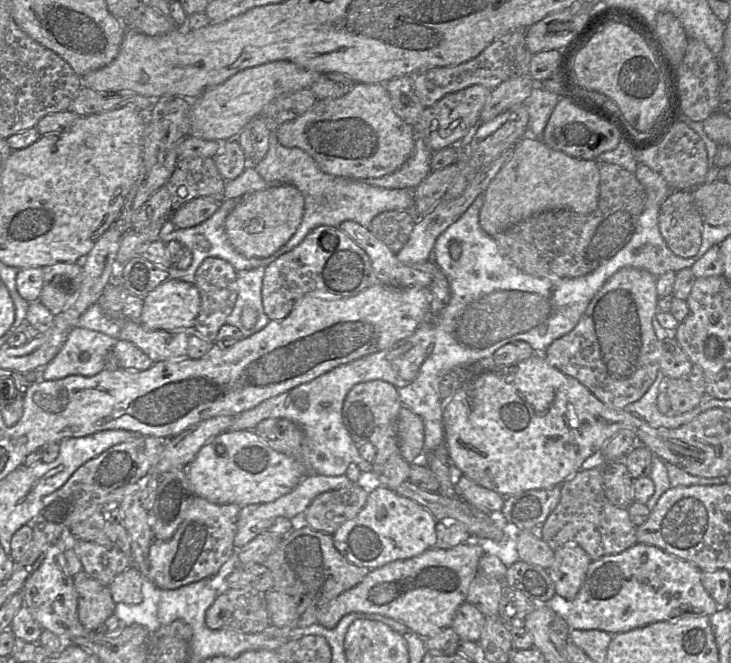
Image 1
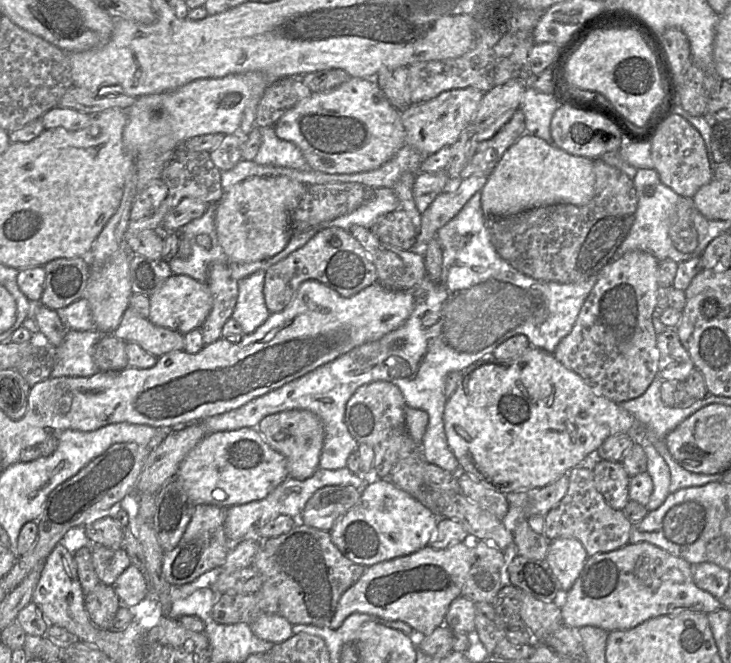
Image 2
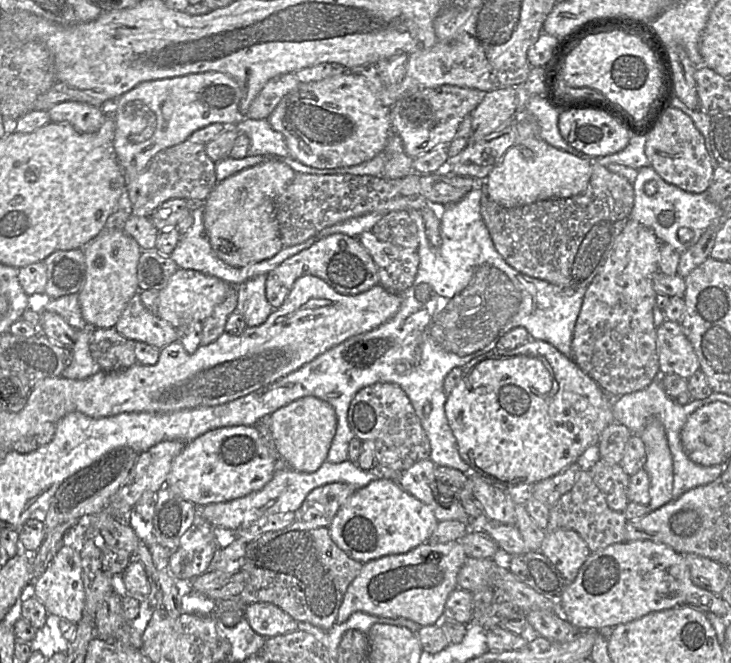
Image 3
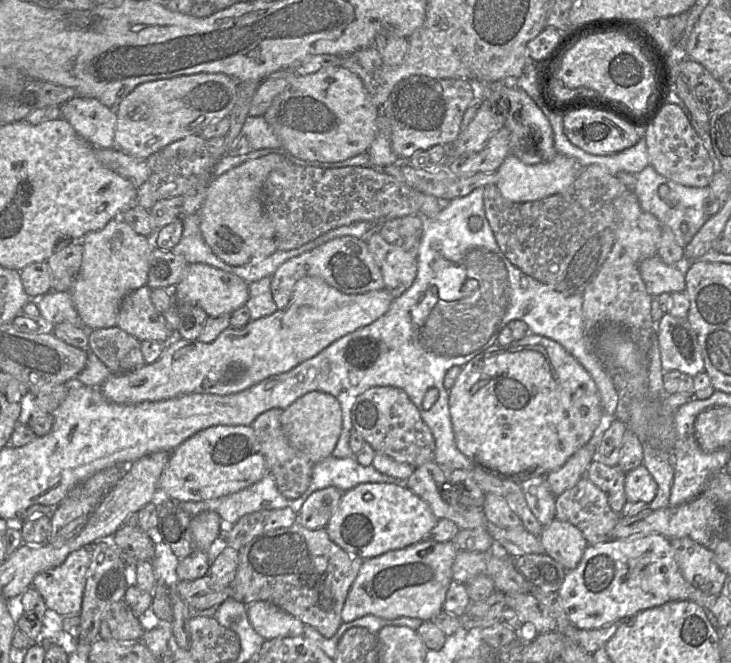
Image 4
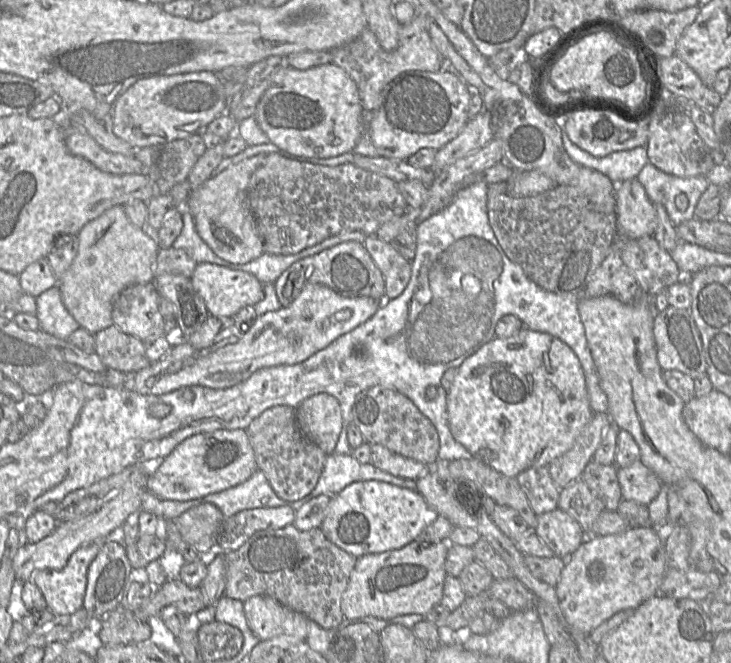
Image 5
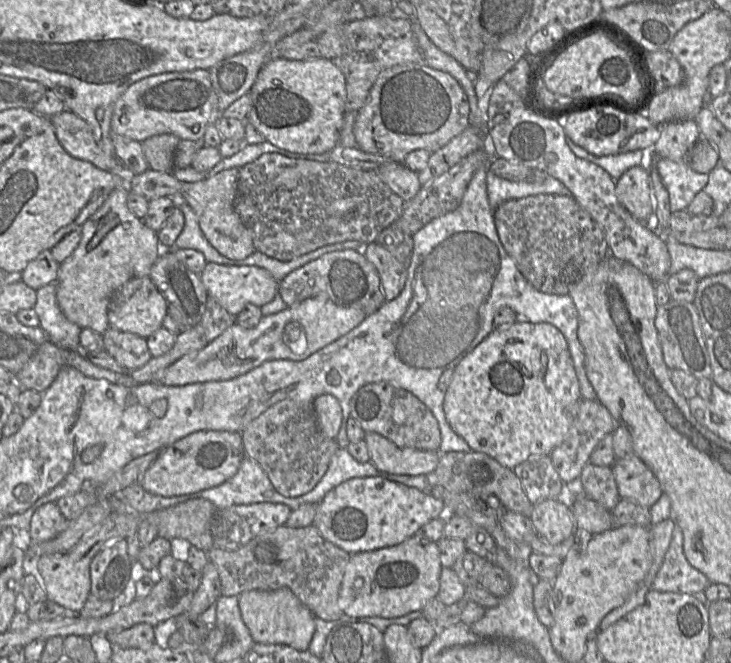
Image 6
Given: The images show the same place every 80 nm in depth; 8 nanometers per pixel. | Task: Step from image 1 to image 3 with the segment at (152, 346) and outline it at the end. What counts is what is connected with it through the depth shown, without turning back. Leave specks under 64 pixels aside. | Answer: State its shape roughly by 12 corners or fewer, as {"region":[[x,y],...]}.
{"region":[[129,301],[115,328],[160,350],[178,341],[177,329],[142,303]]}

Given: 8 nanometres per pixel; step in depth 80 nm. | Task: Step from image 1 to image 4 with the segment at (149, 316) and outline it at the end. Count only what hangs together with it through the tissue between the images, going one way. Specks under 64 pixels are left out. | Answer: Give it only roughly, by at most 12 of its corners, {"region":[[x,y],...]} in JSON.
{"region":[[207,264],[189,265],[163,315],[177,332],[176,301],[209,317],[246,305],[249,283]]}

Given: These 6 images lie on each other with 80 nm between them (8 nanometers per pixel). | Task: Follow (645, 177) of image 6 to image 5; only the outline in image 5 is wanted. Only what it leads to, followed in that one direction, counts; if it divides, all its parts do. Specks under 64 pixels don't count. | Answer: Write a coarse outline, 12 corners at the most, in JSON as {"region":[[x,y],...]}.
{"region":[[637,178],[615,184],[619,237],[654,235],[656,206]]}

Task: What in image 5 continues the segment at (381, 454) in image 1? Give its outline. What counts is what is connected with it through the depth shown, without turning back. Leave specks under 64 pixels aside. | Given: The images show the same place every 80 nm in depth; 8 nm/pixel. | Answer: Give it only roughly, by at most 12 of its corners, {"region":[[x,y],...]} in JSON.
{"region":[[374,386],[352,421],[365,443],[425,465],[438,460],[435,426],[407,396]]}

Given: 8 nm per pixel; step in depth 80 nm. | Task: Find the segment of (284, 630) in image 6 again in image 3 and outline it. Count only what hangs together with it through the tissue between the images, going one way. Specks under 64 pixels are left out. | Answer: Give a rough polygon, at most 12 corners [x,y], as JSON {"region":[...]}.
{"region":[[272,603],[245,608],[263,637],[292,633],[298,622]]}

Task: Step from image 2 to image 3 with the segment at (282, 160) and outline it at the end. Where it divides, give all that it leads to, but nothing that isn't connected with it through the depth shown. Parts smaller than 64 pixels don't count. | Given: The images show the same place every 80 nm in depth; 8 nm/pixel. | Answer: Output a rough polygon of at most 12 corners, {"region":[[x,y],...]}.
{"region":[[244,117],[234,128],[250,138],[249,156],[291,157],[267,120]]}

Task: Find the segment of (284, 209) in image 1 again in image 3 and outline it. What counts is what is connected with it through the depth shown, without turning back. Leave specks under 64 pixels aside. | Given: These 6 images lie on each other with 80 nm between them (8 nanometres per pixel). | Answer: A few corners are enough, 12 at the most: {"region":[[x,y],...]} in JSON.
{"region":[[269,161],[217,182],[204,202],[233,267],[284,248],[276,200],[295,179]]}

